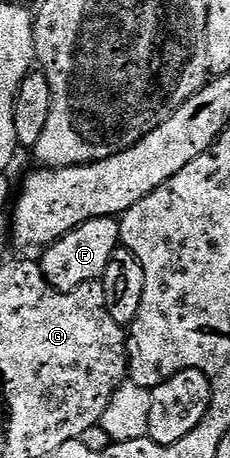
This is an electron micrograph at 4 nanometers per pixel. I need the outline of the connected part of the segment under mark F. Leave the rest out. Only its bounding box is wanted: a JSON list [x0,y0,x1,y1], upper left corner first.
[39,217,121,293]

